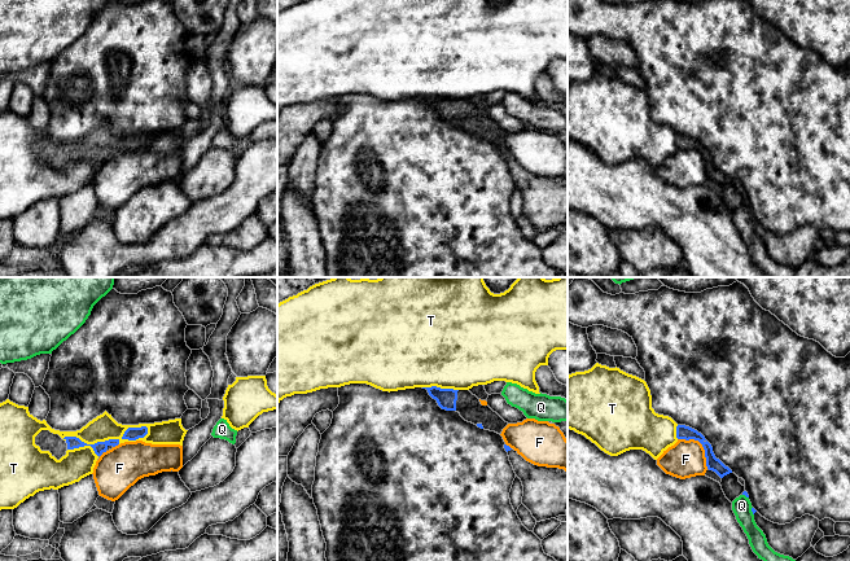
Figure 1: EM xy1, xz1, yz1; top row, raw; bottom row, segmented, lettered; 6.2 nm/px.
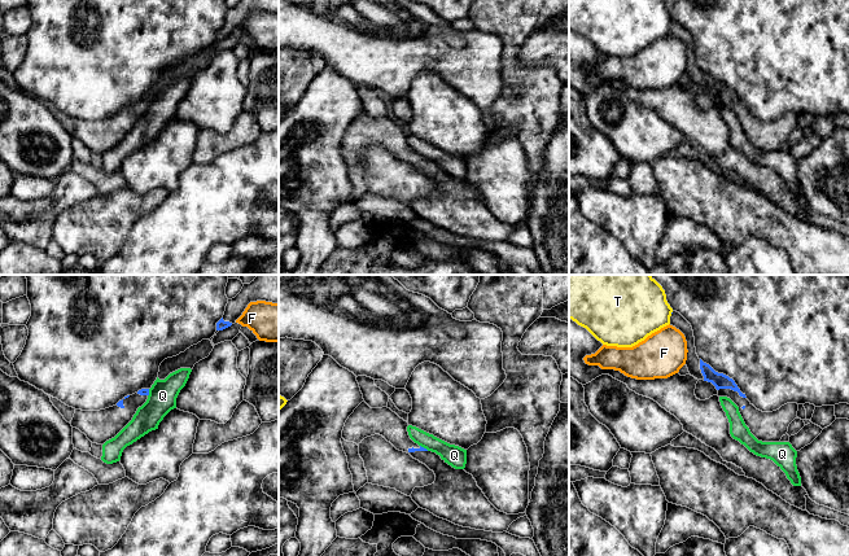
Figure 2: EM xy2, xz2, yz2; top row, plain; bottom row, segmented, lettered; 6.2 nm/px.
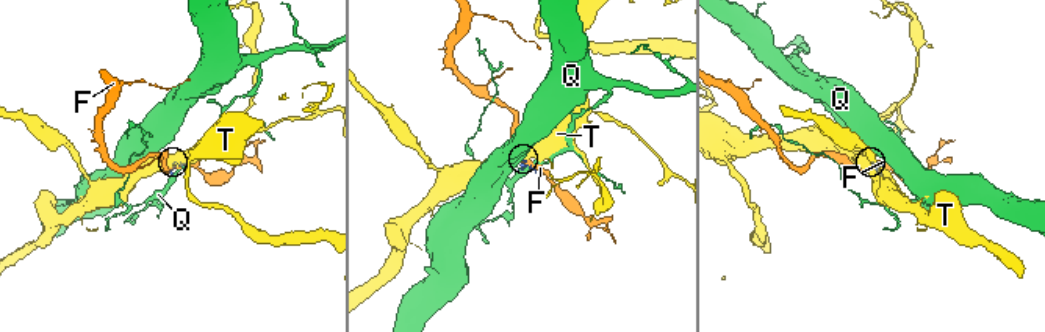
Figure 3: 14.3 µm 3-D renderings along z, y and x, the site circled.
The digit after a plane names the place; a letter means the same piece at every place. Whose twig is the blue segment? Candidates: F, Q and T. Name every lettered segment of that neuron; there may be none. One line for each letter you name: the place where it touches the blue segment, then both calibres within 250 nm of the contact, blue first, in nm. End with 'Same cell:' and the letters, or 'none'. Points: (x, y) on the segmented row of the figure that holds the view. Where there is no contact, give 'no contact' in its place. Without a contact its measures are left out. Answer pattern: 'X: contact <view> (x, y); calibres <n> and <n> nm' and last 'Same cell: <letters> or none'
Same cell: none

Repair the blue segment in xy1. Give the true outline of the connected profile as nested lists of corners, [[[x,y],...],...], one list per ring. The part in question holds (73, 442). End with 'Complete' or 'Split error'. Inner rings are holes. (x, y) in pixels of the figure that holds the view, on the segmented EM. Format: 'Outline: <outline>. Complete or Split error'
Outline: [[[41,430],[35,437],[35,444],[39,446],[41,451],[49,451],[57,460],[65,456],[67,450],[91,446],[100,459],[104,452],[118,446],[119,439],[109,439],[105,442],[97,442],[95,444],[87,444],[76,437],[65,437],[62,439],[58,434],[53,434],[49,430]]]. Split error

